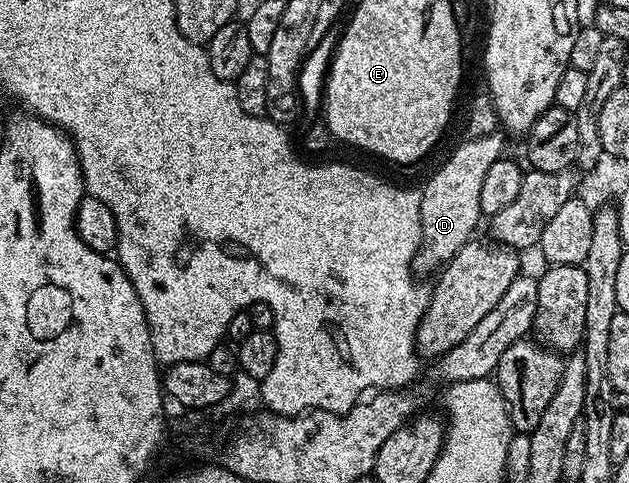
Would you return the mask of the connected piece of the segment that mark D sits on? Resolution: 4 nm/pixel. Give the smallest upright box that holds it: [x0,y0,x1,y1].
[412,130,505,278]

